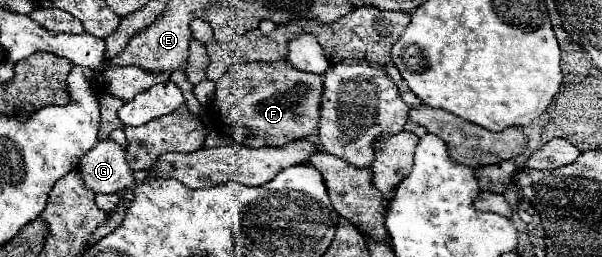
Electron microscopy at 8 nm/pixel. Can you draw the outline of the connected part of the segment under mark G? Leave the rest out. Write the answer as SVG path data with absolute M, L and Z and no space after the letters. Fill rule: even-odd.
M99 142L79 162L79 176L93 194L117 194L135 186L133 170L127 166L125 150L113 142Z

